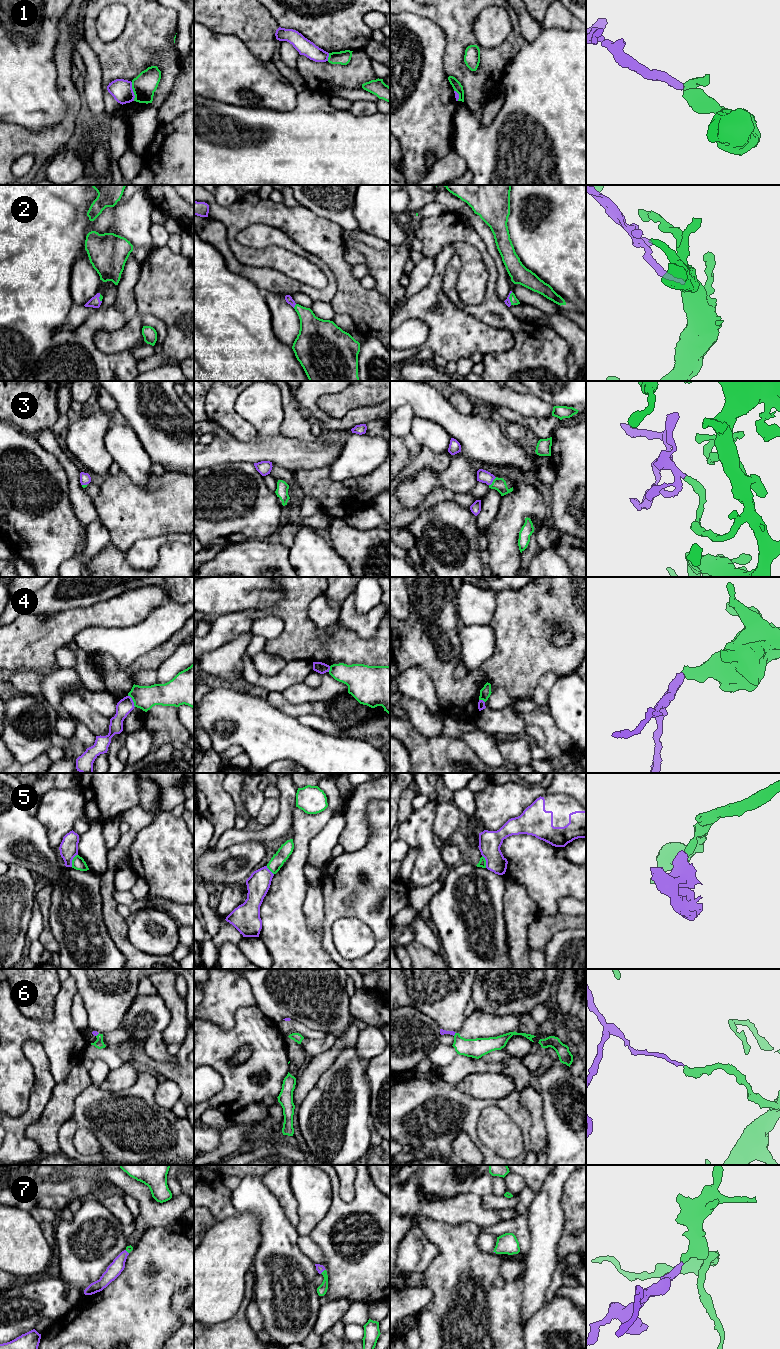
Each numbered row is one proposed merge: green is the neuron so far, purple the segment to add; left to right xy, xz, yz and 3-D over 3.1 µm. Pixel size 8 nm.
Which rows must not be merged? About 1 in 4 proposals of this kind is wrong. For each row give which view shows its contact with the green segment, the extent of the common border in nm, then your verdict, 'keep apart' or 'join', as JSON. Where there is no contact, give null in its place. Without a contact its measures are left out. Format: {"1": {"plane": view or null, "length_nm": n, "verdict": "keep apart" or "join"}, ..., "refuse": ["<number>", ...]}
{"1": {"plane": "xy", "length_nm": 150, "verdict": "keep apart"}, "2": {"plane": "xz", "length_nm": 40, "verdict": "join"}, "3": {"plane": "yz", "length_nm": 90, "verdict": "join"}, "4": {"plane": "xy", "length_nm": 110, "verdict": "keep apart"}, "5": {"plane": "xy", "length_nm": 120, "verdict": "keep apart"}, "6": {"plane": "yz", "length_nm": 40, "verdict": "join"}, "7": {"plane": "xz", "length_nm": 60, "verdict": "join"}, "refuse": ["1", "4", "5"]}

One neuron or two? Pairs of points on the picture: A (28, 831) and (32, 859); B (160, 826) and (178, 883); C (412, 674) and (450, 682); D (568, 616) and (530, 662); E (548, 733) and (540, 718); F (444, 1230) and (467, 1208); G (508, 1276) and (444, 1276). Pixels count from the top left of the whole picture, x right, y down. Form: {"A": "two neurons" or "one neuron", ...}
{"A": "one neuron", "B": "one neuron", "C": "two neurons", "D": "one neuron", "E": "one neuron", "F": "two neurons", "G": "two neurons"}

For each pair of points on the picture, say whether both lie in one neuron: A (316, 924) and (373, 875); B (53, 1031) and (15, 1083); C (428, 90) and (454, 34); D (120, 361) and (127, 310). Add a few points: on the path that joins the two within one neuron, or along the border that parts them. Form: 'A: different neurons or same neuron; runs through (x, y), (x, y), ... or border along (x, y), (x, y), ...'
A: different neurons; border along (323, 894), (322, 928)
B: same neuron; runs through (34, 1031), (28, 1031), (13, 1046), (13, 1064)
C: different neurons; border along (444, 34), (444, 72), (448, 76)
D: different neurons; border along (114, 304), (127, 320)

